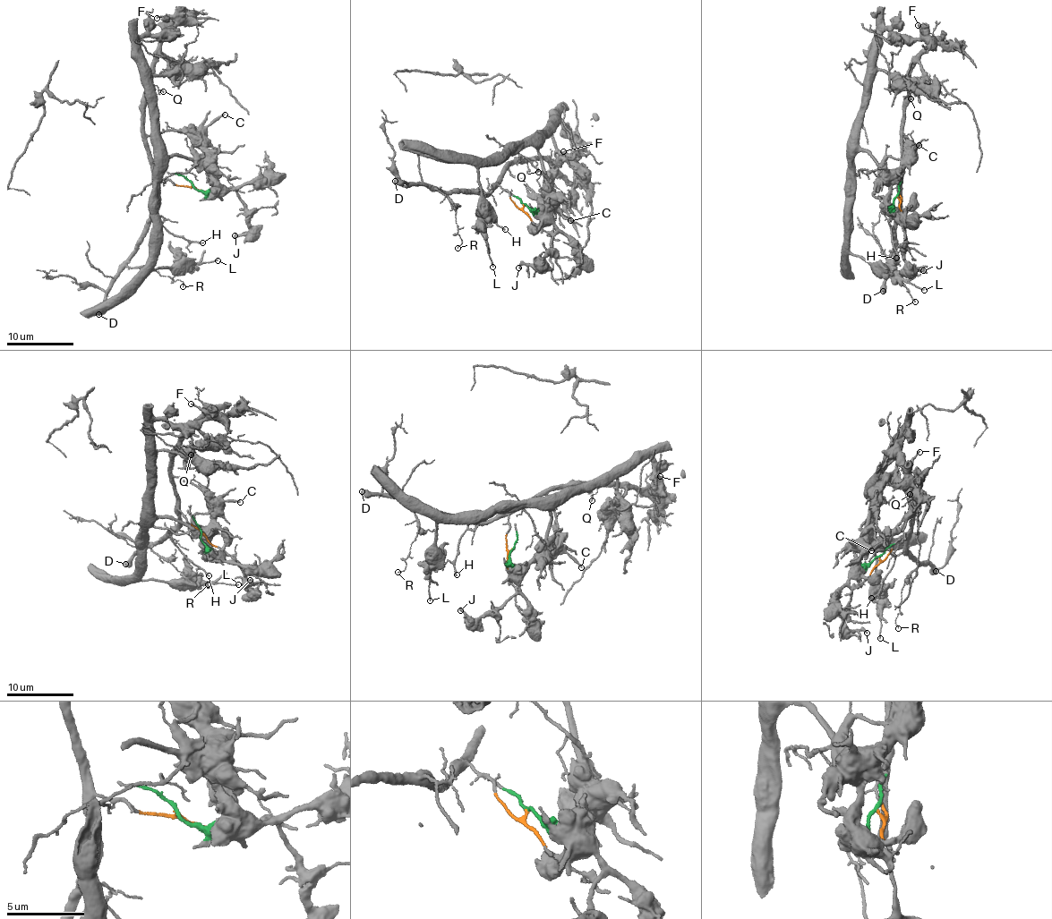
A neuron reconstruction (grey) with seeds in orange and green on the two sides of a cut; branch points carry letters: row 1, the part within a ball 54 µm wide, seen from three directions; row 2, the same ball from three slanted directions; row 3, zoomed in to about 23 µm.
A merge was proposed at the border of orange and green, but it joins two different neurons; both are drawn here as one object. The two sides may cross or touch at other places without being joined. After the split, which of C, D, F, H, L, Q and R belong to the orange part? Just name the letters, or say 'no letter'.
D, H, Q, R

